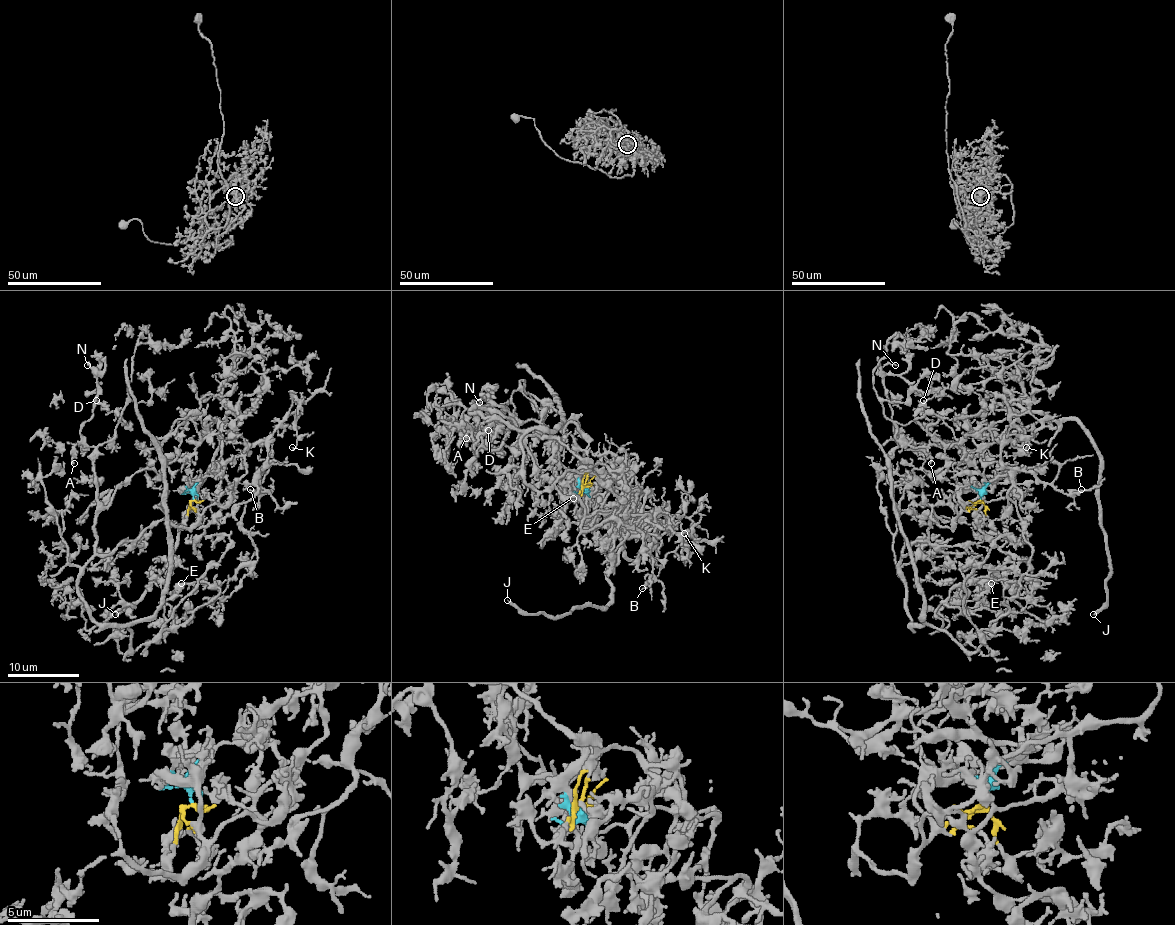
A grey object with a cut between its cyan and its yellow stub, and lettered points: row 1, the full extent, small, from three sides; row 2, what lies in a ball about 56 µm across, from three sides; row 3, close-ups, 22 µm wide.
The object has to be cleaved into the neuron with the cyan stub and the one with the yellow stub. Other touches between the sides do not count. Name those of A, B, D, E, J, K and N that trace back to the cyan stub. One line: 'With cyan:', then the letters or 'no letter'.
With cyan: B, J, K

